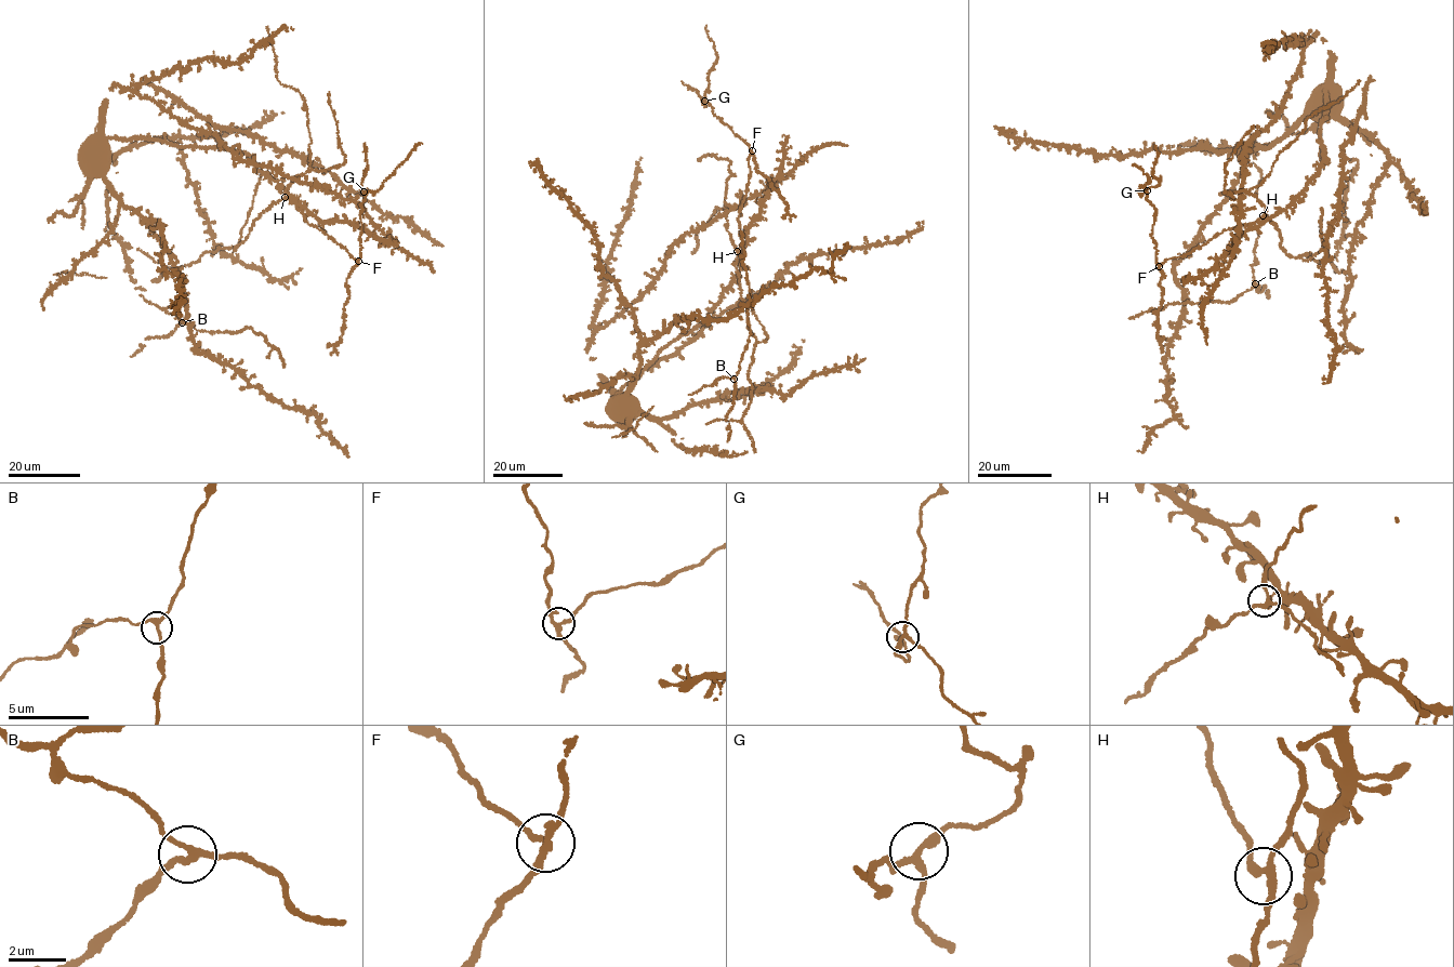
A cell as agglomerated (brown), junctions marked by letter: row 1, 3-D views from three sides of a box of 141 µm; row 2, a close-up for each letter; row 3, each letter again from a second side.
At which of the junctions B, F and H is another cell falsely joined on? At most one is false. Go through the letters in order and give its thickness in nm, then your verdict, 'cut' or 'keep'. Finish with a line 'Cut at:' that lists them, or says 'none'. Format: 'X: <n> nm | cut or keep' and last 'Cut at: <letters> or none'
B: 220 nm | keep
F: 200 nm | cut
H: 200 nm | keep
Cut at: F

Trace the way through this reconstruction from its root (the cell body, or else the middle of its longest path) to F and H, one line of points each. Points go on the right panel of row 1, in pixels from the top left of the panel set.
F: (1321, 124), (1323, 158), (1317, 174), (1289, 208), (1265, 220), (1221, 232), (1192, 251), (1166, 259), (1159, 266)
H: (1321, 124), (1325, 154), (1317, 174), (1289, 208), (1256, 222), (1263, 215)

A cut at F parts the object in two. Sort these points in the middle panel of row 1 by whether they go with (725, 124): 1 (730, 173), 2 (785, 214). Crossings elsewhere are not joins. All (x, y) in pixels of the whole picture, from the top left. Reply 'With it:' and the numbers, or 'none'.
With it: 2

